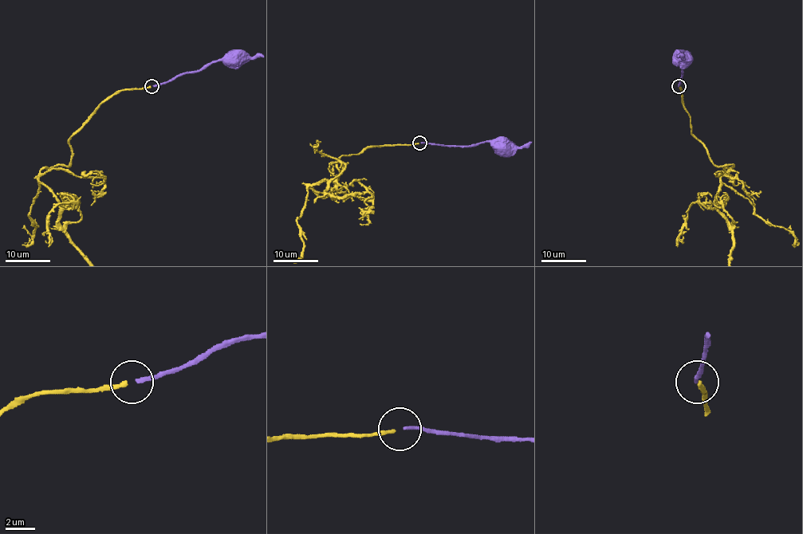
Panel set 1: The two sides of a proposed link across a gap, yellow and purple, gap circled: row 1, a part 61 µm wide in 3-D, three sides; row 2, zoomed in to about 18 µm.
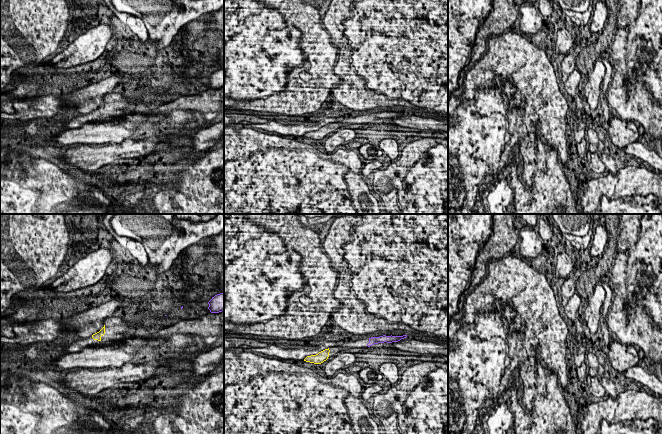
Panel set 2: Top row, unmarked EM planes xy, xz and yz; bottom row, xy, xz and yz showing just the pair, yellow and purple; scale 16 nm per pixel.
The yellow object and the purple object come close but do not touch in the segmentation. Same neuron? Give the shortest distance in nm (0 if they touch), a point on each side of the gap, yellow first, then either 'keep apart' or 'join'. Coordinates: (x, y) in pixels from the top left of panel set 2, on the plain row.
600 nm | xz (329, 126), (367, 121) | join

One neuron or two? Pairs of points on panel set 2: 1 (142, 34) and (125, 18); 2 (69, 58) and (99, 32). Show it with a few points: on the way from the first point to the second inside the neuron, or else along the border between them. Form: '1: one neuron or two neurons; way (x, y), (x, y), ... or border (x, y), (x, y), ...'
1: one neuron; way (139, 30), (129, 20)
2: one neuron; way (76, 53), (92, 39)

